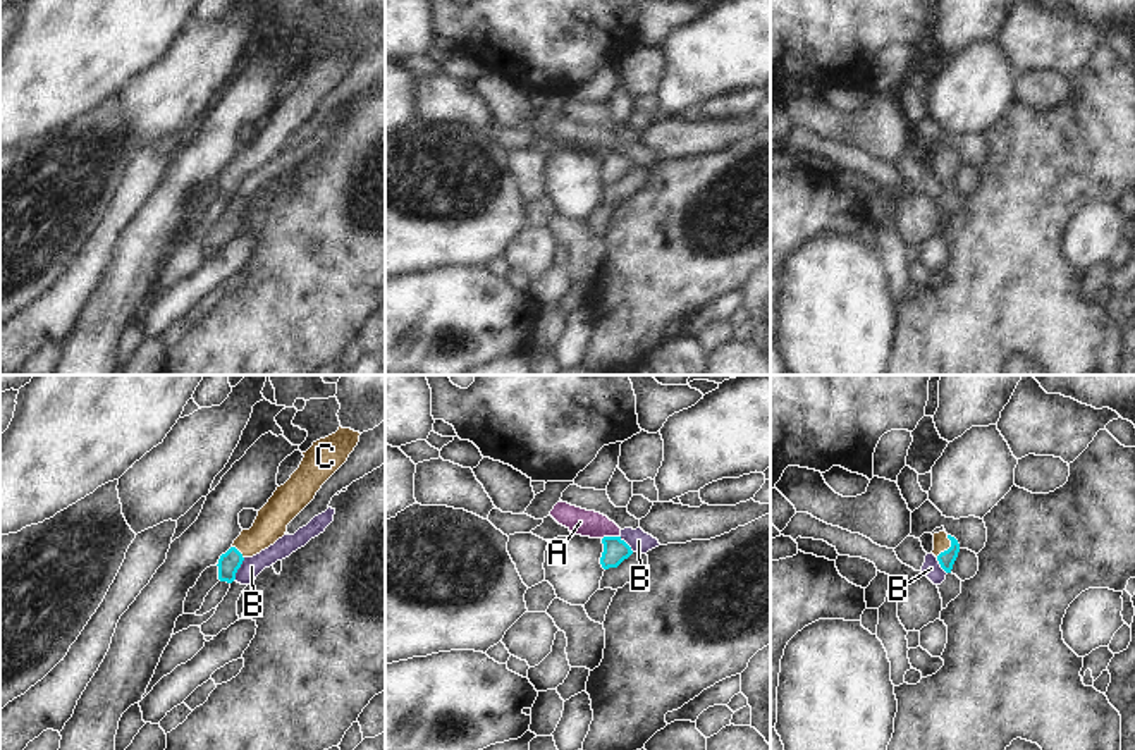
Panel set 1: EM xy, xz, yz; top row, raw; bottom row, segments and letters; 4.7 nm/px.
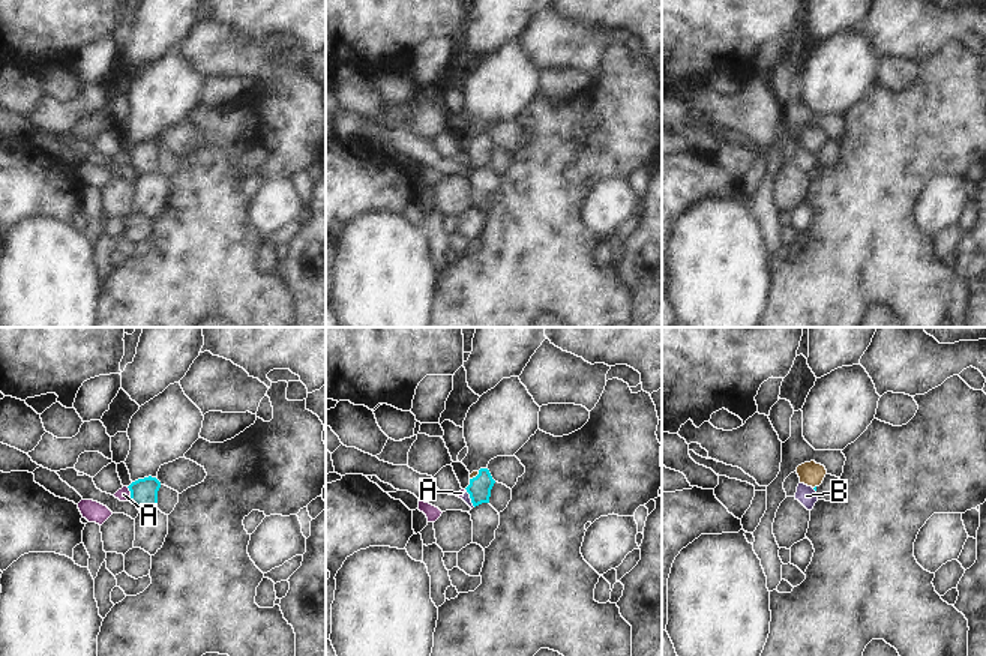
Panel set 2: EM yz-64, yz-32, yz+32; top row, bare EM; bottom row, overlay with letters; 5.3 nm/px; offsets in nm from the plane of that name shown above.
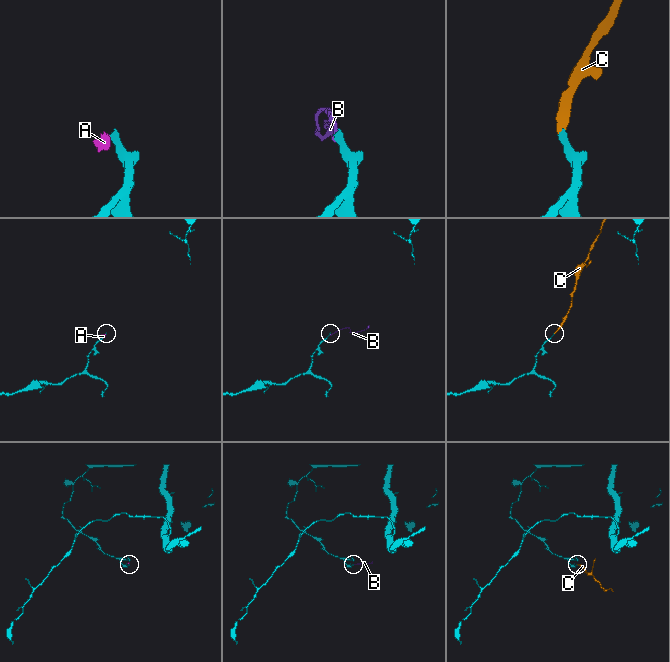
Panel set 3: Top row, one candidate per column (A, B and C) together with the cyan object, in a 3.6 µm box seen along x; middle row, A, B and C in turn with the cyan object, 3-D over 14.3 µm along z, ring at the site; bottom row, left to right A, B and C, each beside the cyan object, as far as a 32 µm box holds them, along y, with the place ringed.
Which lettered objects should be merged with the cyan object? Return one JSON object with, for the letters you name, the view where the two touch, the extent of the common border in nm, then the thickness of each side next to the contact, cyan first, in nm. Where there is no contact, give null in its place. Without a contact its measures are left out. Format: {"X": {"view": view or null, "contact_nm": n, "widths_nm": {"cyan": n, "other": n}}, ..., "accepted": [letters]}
{"C": {"view": "yz", "contact_nm": 120, "widths_nm": {"cyan": 80, "other": 80}}, "accepted": ["C"]}

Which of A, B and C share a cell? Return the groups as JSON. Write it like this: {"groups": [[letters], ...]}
{"groups": [["A", "B"], ["C"]]}

